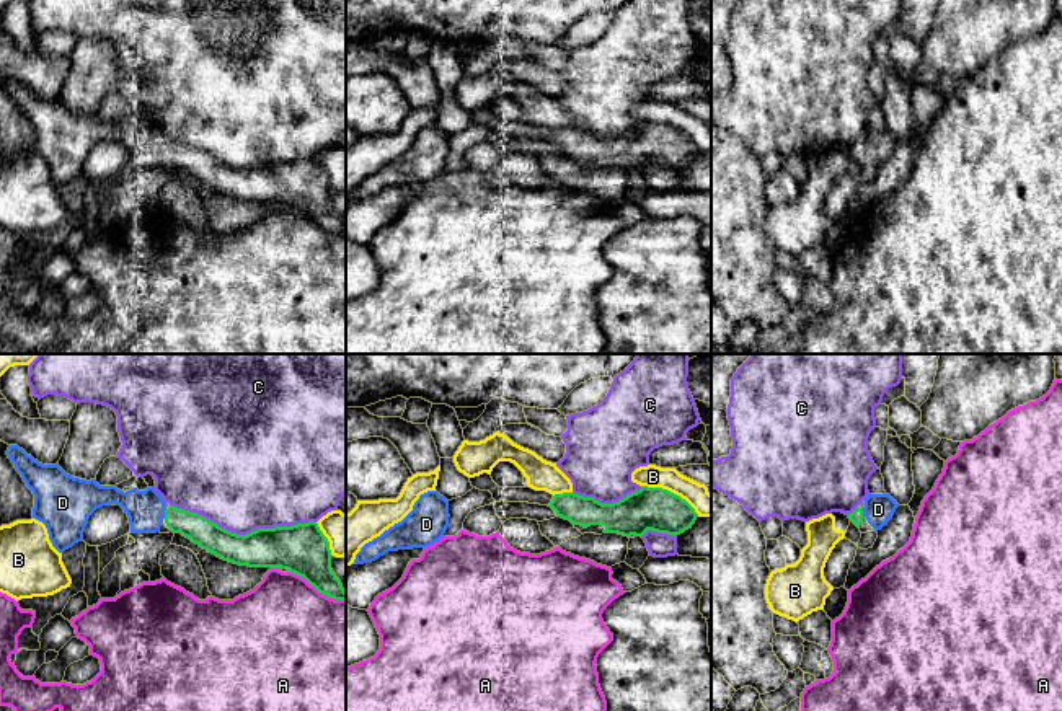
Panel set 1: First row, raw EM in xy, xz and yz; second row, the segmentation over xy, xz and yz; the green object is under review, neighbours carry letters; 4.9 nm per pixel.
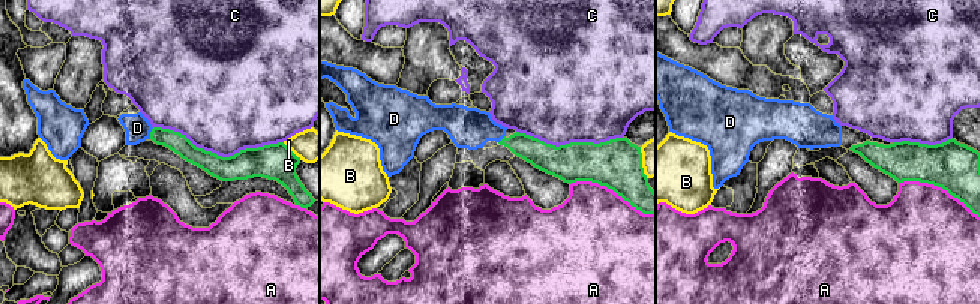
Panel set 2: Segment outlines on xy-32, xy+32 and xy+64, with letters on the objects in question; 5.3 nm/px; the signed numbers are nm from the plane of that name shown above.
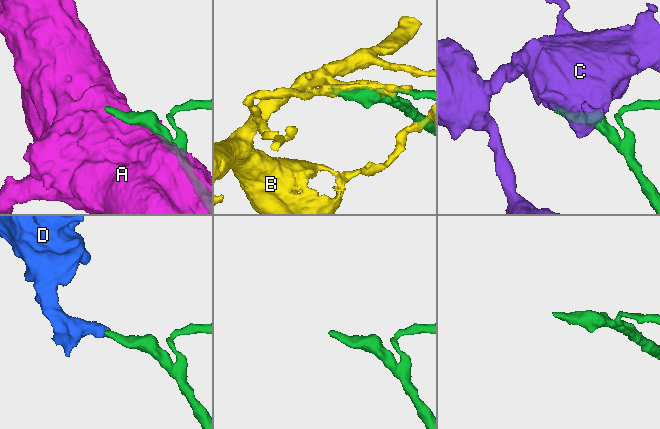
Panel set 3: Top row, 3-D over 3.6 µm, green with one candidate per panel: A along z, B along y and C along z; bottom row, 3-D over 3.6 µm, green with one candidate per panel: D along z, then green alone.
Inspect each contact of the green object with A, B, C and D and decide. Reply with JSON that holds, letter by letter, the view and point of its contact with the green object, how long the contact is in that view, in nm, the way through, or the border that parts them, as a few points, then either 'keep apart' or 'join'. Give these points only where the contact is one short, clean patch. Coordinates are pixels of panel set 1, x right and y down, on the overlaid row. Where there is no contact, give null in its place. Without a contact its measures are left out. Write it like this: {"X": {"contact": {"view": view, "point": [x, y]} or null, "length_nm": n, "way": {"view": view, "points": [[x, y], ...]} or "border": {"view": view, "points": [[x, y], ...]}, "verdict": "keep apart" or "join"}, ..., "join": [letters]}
{"A": {"contact": {"view": "xy", "point": [318, 591]}, "length_nm": 300, "verdict": "keep apart"}, "B": {"contact": {"view": "xz", "point": [669, 491]}, "length_nm": 320, "verdict": "keep apart"}, "C": {"contact": {"view": "xy", "point": [243, 535]}, "length_nm": 750, "verdict": "keep apart"}, "D": {"contact": {"view": "xy", "point": [165, 514]}, "length_nm": 50, "way": {"view": "xy", "points": [[203, 532], [165, 514], [146, 509]]}, "verdict": "join"}, "join": ["D"]}

